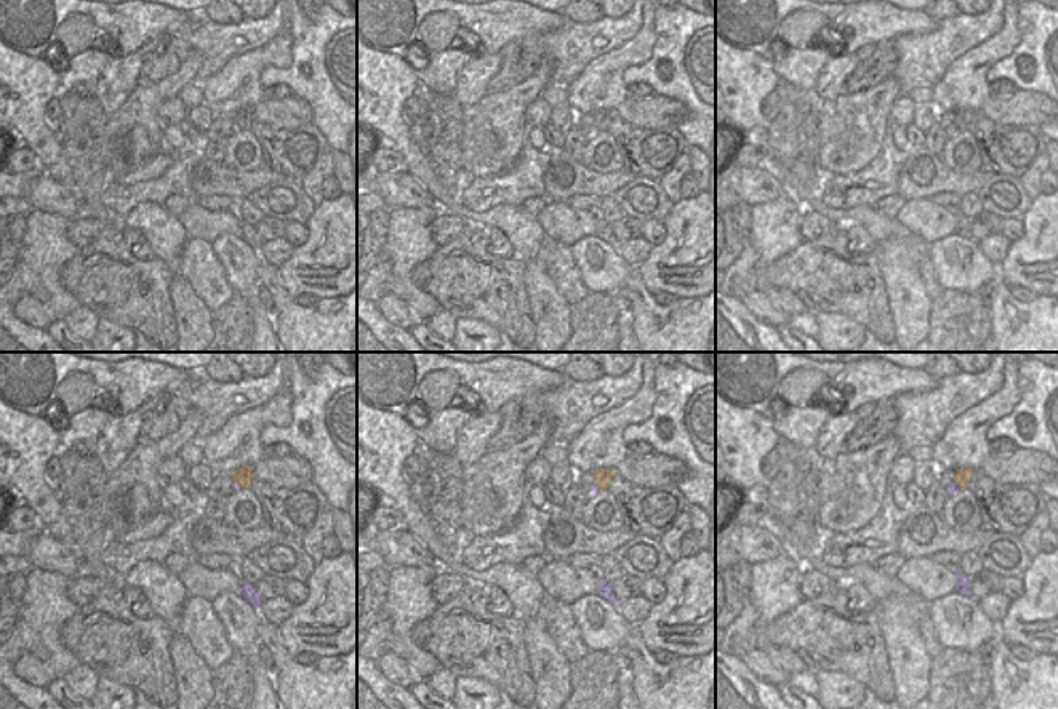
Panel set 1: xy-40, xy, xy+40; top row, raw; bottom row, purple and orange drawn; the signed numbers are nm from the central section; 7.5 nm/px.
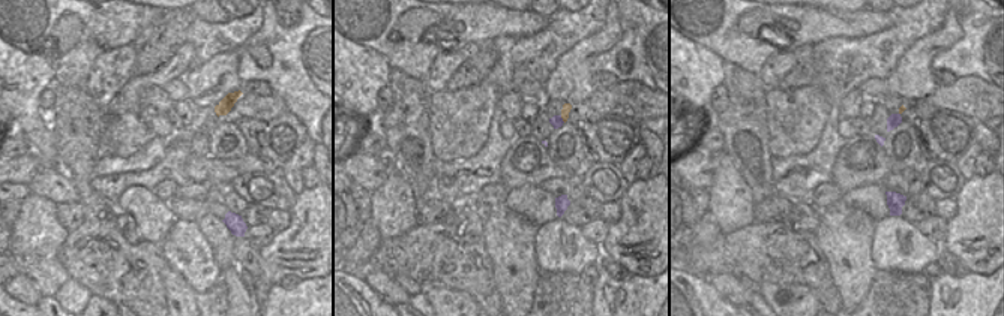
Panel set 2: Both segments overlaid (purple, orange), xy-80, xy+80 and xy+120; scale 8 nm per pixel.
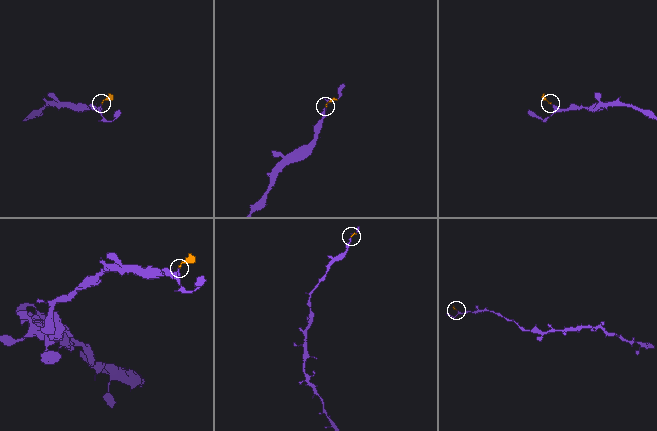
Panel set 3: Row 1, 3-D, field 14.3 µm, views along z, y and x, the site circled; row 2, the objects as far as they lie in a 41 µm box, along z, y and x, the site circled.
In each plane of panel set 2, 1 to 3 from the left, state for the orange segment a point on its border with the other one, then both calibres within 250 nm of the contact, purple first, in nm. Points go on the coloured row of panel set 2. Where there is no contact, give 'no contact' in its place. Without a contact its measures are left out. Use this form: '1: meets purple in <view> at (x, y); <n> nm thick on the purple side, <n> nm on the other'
1: no contact
2: meets purple in xy+80 at (562, 119); 100 nm thick on the purple side, 70 nm on the other
3: no contact

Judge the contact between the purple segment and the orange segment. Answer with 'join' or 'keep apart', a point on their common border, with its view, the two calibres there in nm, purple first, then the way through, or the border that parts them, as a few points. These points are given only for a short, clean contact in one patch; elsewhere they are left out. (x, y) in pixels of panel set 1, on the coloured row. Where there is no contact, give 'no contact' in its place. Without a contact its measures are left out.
join; contact xy+40 (957, 485); calibres 80 and 120 nm; way xy+40 (953, 488), (957, 485), (962, 476)

